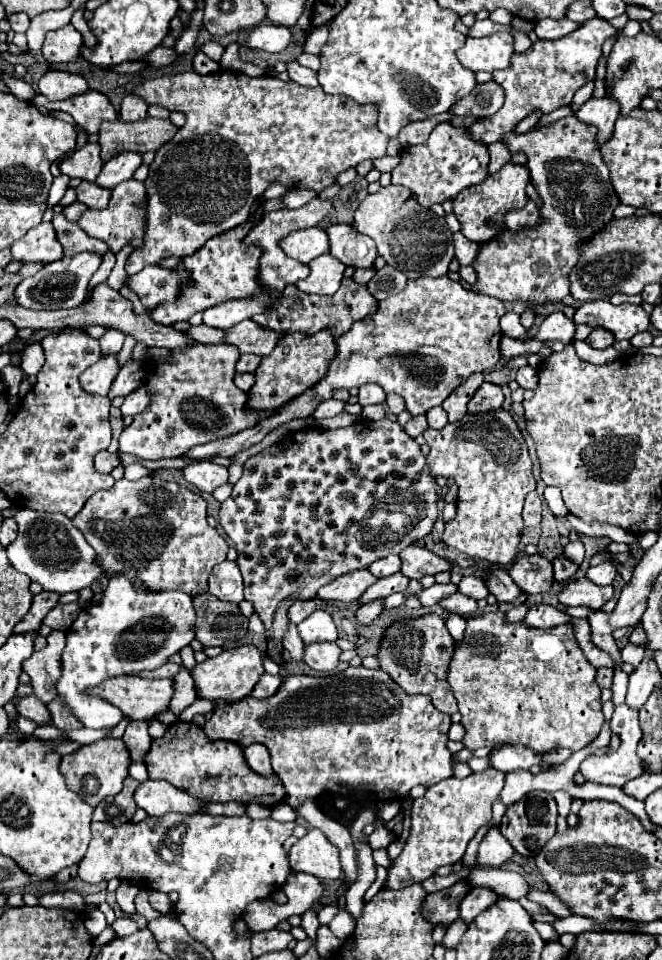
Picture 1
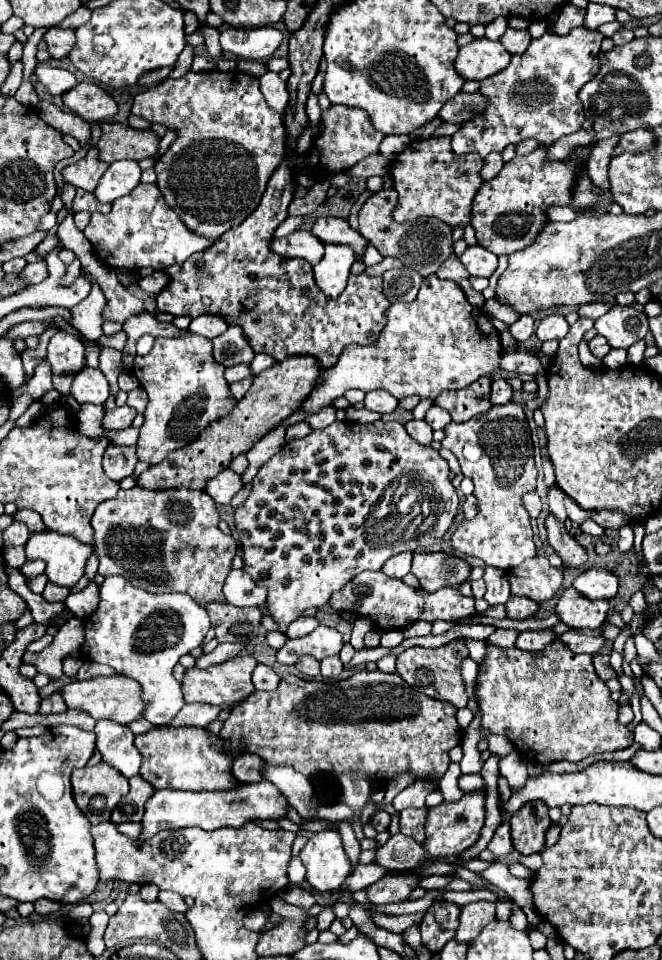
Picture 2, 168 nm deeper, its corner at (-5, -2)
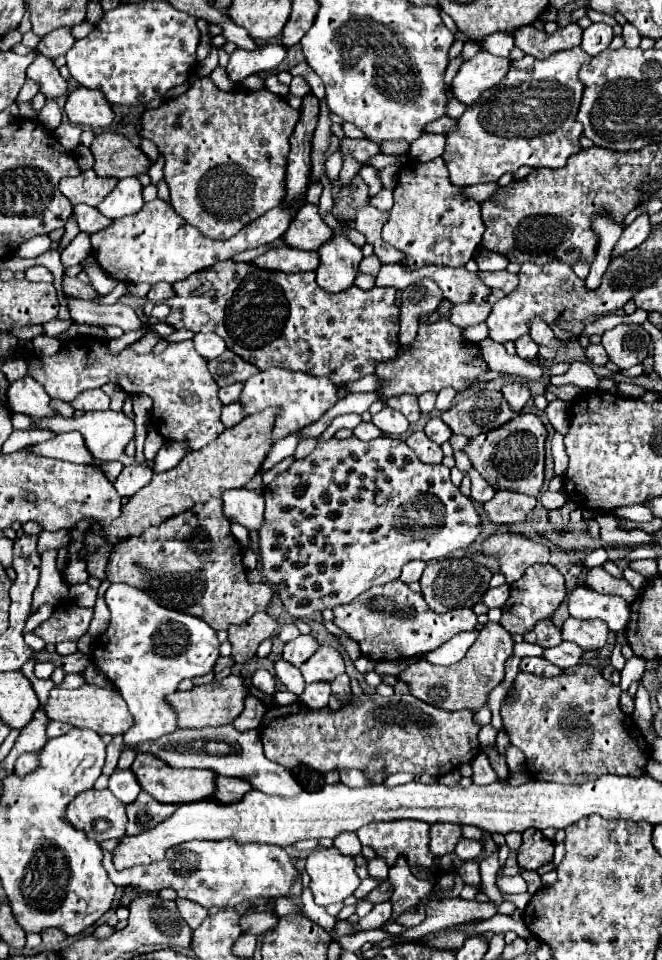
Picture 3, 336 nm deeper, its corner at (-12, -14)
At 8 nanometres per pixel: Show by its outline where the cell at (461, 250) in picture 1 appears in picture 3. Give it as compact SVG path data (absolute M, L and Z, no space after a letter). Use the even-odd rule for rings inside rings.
M507 270L503 272L477 272L481 276L481 280L485 284L489 284L489 288L501 288L503 292L513 292L519 284L519 276L511 274Z

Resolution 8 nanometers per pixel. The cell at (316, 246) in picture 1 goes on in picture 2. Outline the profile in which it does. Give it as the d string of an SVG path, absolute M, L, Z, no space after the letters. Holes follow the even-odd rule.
M296 230L284 238L276 238L272 240L270 248L284 258L302 258L312 266L324 256L324 242L306 230Z

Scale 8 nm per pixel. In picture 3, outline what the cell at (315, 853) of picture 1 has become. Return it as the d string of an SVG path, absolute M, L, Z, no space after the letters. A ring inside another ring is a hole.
M317 848L307 856L305 870L311 878L309 888L319 906L343 902L359 886L355 862L351 856L341 854L337 848Z

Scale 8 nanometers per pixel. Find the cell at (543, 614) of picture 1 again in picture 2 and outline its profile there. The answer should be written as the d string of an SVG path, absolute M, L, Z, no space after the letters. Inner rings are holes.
M544 628L544 630L524 630L524 632L520 632L520 636L516 640L516 646L522 648L522 650L528 650L528 652L538 652L546 644L550 644L554 638L556 638L556 634L550 628Z

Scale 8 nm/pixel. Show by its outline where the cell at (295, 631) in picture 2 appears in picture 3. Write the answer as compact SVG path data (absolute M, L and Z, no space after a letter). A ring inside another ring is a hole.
M311 634L297 636L289 644L285 644L283 660L287 660L293 666L301 666L305 660L309 660L317 652L317 648L319 648L319 644L317 644L317 640Z

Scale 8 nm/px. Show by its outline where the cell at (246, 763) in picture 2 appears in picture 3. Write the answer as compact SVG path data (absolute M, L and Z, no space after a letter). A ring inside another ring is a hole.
M217 776L215 794L211 798L221 804L231 804L241 800L241 796L249 790L251 790L251 784L247 780L229 780L225 776Z

